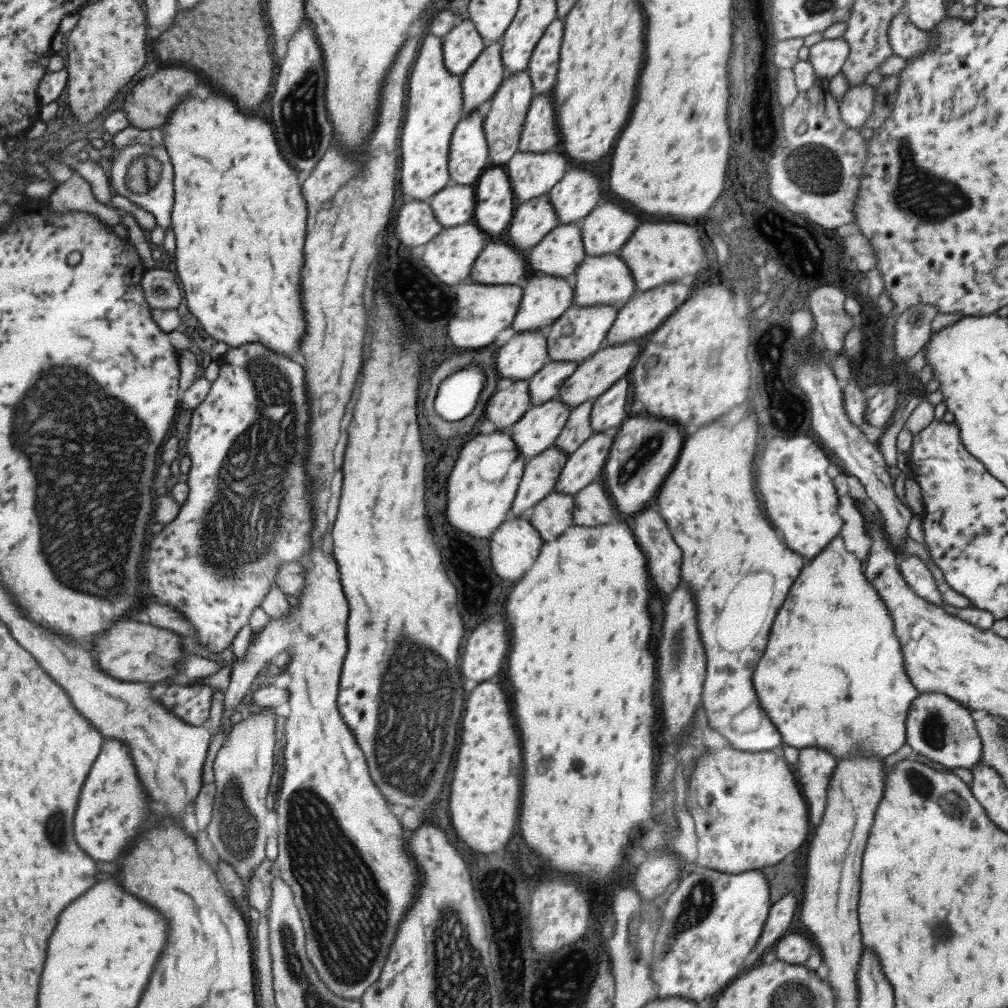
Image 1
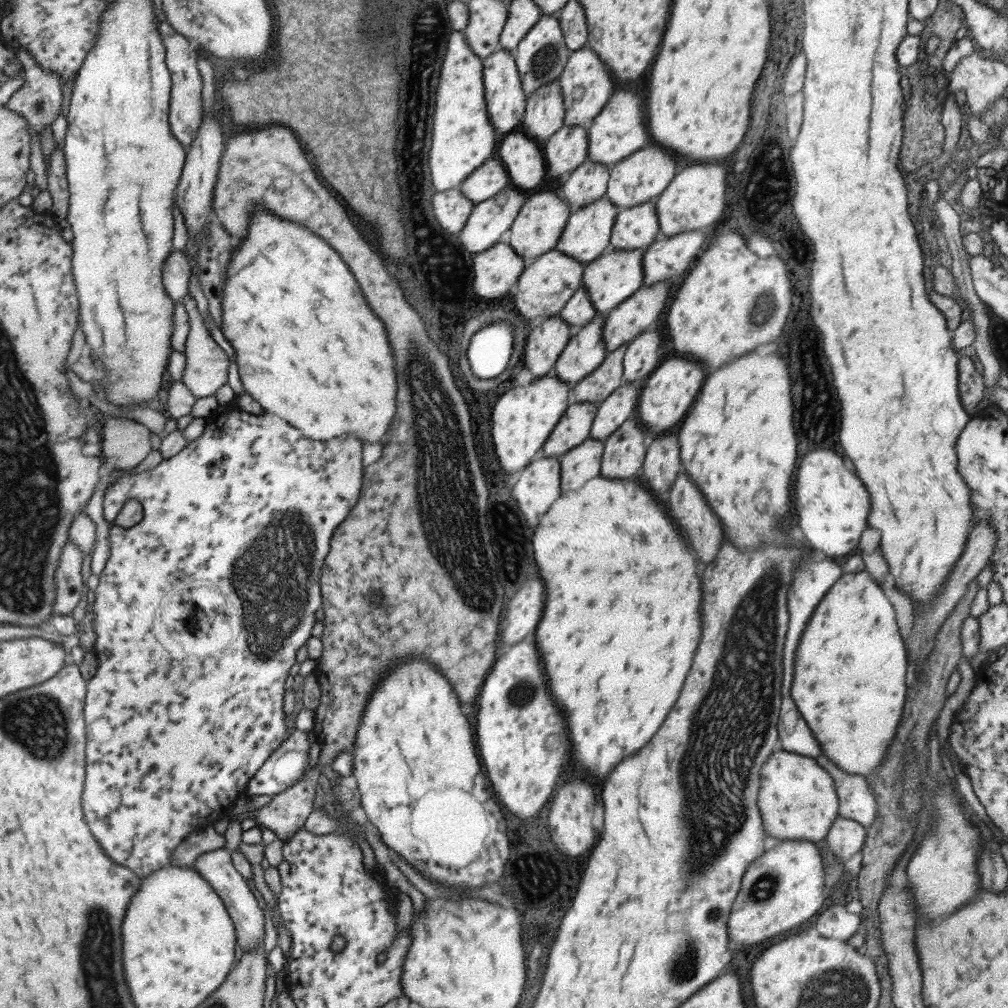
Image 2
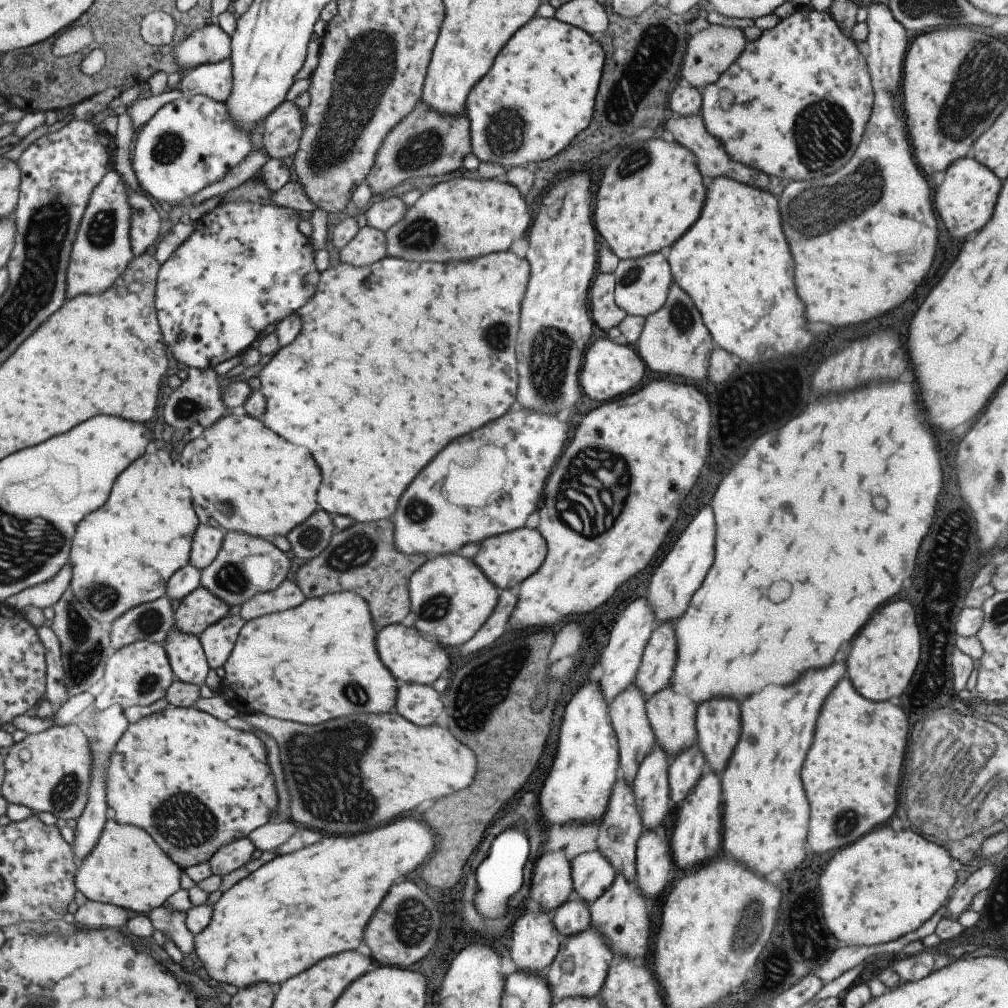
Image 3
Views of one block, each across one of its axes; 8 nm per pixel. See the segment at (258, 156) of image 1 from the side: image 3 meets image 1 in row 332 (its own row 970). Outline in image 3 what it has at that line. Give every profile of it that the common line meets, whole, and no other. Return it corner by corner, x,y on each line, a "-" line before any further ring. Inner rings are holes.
397,818
385,826
357,836
325,836
296,851
279,854
222,892
213,905
209,924
193,937
205,977
231,984
235,989
256,982
276,987
311,964
347,951
355,951
365,924
383,900
395,878
419,868
436,848
435,830
415,818

